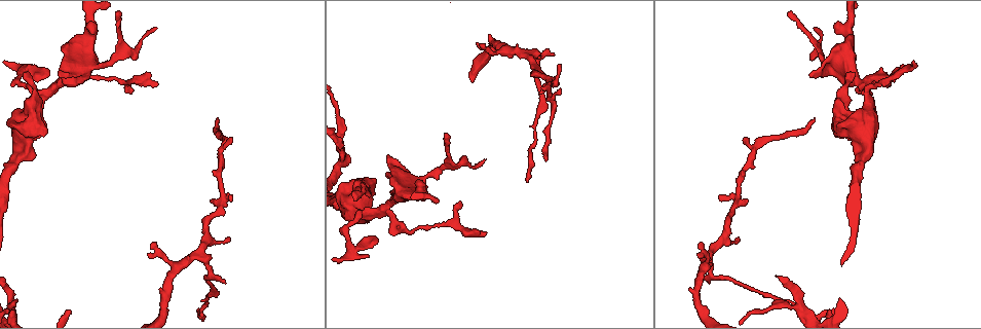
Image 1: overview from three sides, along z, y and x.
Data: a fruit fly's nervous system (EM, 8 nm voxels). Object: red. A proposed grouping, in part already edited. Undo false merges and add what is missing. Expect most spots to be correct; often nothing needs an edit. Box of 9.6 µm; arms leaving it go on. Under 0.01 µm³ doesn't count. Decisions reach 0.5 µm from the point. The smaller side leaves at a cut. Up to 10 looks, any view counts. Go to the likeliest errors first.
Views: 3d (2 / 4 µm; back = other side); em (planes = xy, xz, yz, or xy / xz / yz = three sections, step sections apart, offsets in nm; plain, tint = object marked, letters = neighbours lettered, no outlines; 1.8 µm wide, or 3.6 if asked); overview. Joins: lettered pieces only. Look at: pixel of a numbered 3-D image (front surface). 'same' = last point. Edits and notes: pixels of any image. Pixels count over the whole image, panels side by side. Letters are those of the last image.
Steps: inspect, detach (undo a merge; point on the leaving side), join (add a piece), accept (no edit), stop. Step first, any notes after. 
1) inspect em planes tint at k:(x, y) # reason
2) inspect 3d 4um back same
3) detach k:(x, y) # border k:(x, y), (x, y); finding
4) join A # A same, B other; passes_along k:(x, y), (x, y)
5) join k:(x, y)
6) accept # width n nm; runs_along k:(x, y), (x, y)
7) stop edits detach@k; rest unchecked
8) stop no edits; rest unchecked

inspect em xy step 16 tint at 1:(900, 69) # sharp bend

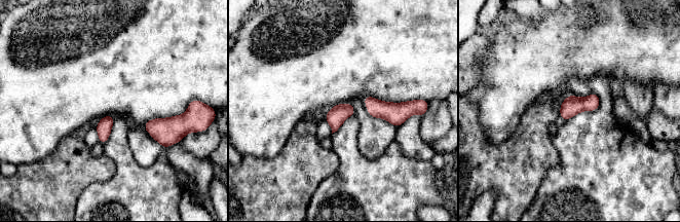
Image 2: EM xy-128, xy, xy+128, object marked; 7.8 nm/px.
inspect em planes tint same # another direction

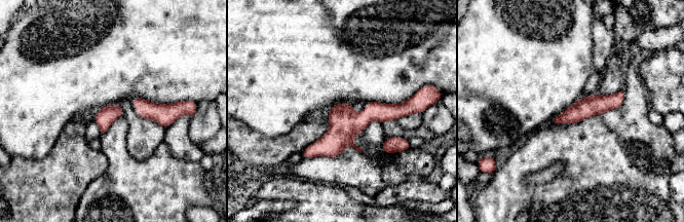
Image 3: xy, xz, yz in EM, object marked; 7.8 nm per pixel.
inspect em planes letters same # what lies round it

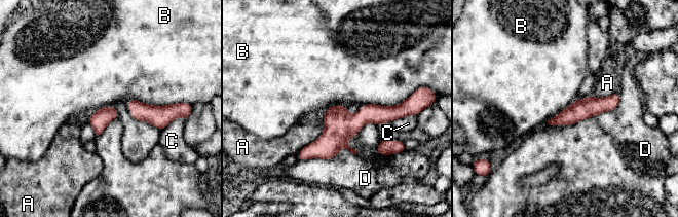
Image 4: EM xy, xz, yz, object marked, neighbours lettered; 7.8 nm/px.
accept # A other, B other, C other, D other; runs_along 4:(399, 114), (367, 114), (299, 157); one neuron here

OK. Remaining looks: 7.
inspect em 3.6um yz step 4 tint at 1:(859, 137) # thick turns thin

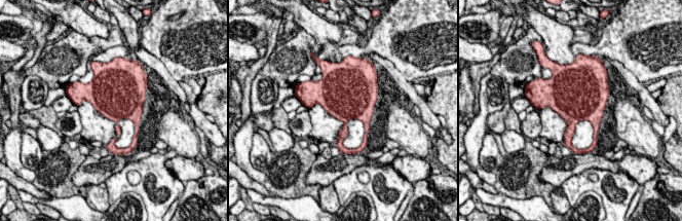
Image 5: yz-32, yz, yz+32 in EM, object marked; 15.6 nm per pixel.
inspect em 3.6um yz step 4 letters same

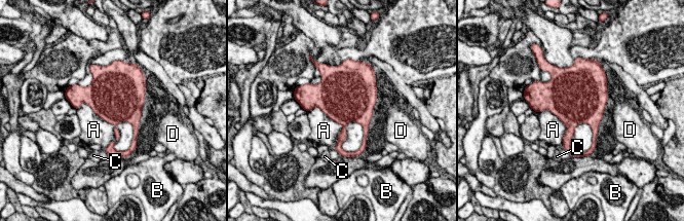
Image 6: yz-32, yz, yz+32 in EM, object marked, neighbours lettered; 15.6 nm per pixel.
accept # width 600 nm; A other, B other, C other, D other; border 6:(77, 108), (85, 103), (117, 139); all the same neuron

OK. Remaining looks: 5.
inspect 3d 2um at 1:(560, 91) # branch stops here

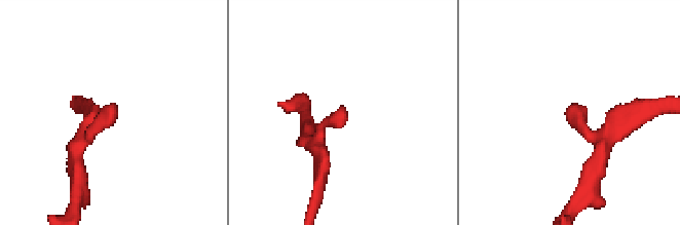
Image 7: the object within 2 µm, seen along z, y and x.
inspect em planes plain at 7:(339, 113) # now the EM

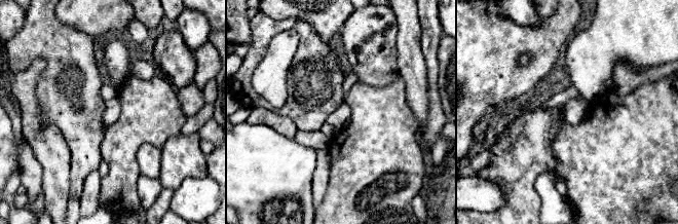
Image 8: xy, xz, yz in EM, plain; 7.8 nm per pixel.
inspect em planes letters same # what lies round it

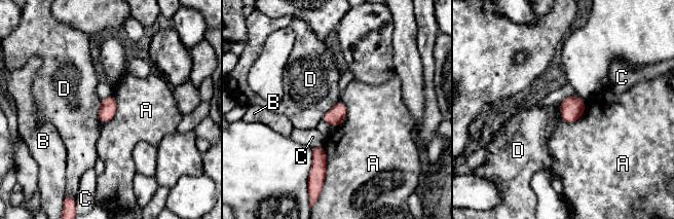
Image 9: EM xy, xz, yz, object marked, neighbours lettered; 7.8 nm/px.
accept # A other, B other, C other, D other; border 9:(101, 100), (98, 118), (104, 122); none of them fits

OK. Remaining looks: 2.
inspect em 3.6um planes letters at 1:(228, 239) # thin end

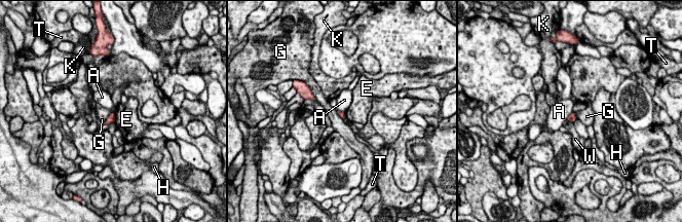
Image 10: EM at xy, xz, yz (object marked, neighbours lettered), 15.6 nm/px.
accept # longest_contact G 240 nm; A other, E other, G other, H other, K other, T other, W other; no lettered piece goes on from it

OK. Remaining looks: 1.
stop no edits; rest unchecked

